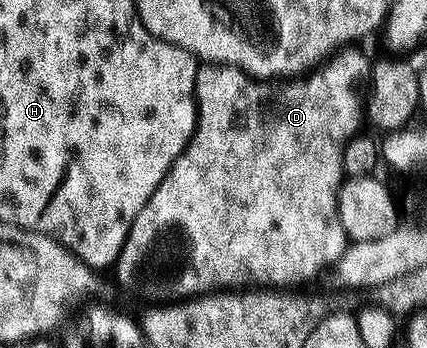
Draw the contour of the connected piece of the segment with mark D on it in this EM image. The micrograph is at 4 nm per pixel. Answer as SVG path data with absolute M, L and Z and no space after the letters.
M346 47L333 54L328 61L312 70L304 79L285 79L280 83L270 83L265 79L254 79L236 67L205 63L197 71L197 129L185 150L169 168L169 174L159 183L159 187L147 199L143 211L131 223L131 231L115 262L117 281L129 293L149 301L145 303L180 303L198 295L209 295L214 291L229 291L234 287L297 287L312 277L317 277L325 268L336 266L345 254L347 238L343 223L339 219L337 196L345 177L345 144L358 136L361 125L363 101L357 98L353 84L361 76L368 74L368 61L357 47Z

